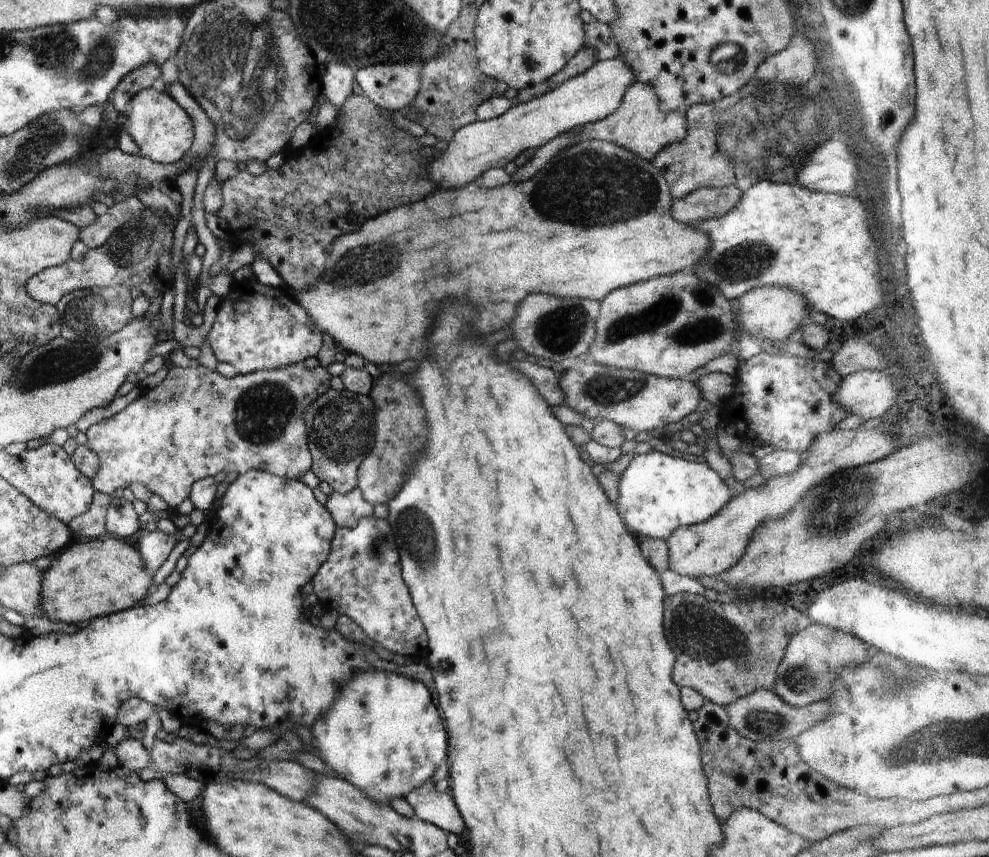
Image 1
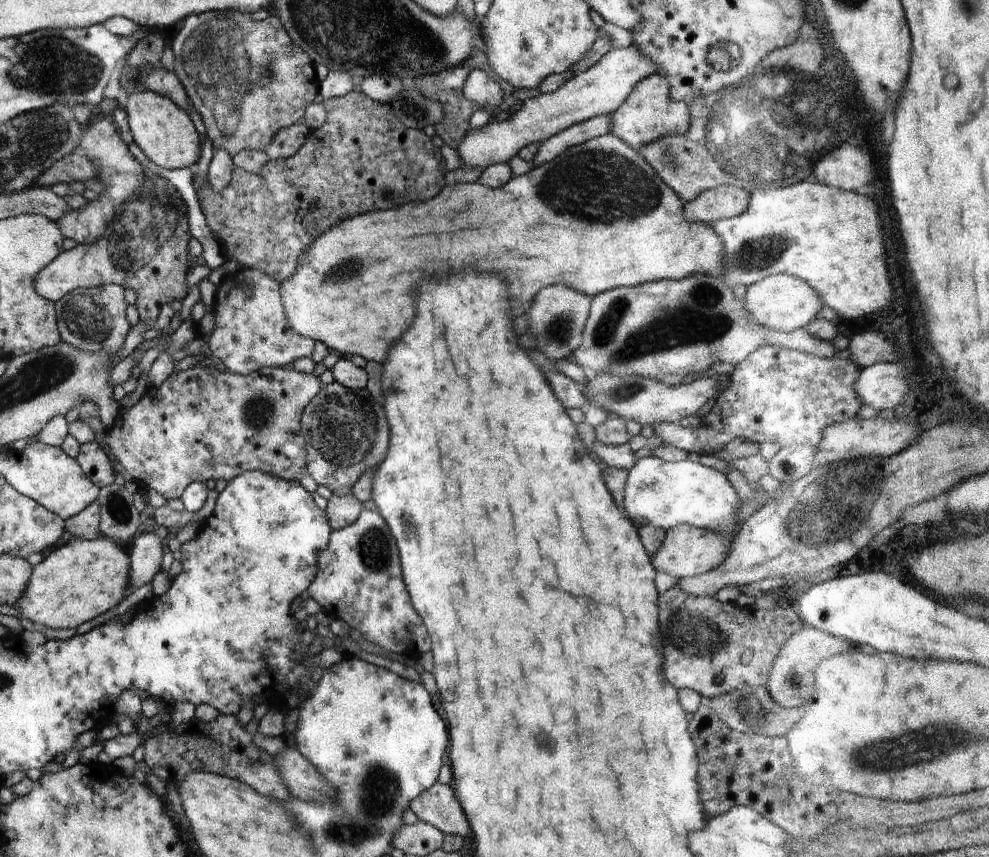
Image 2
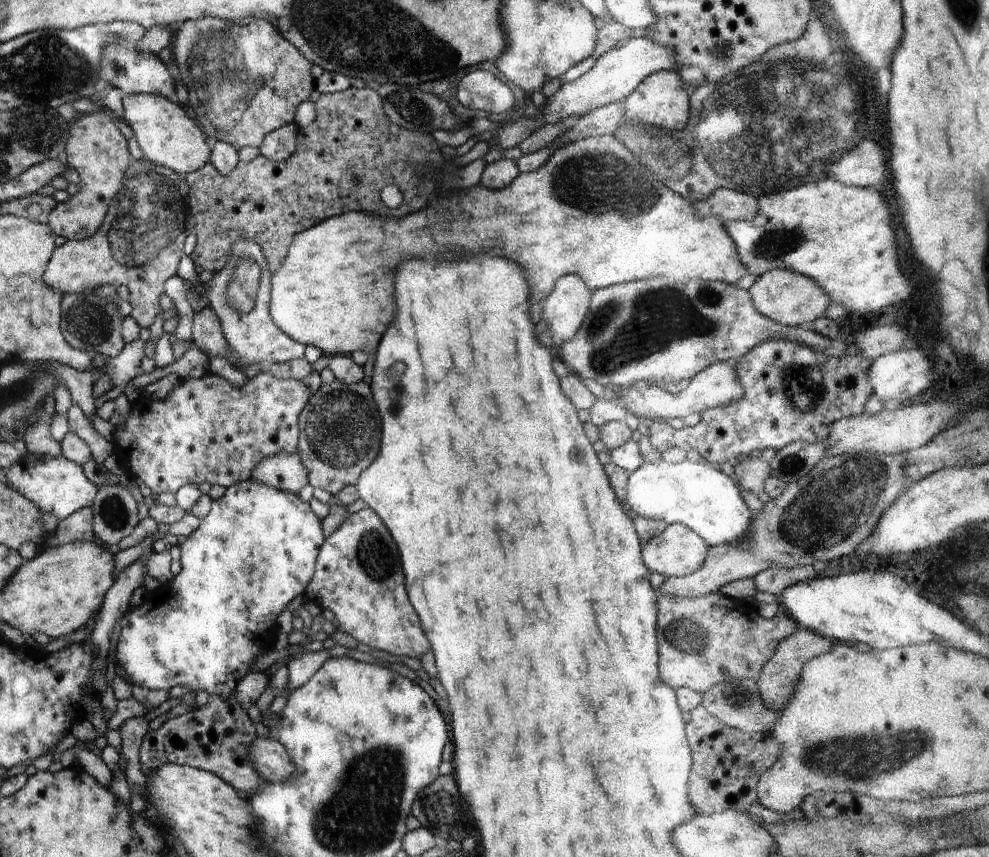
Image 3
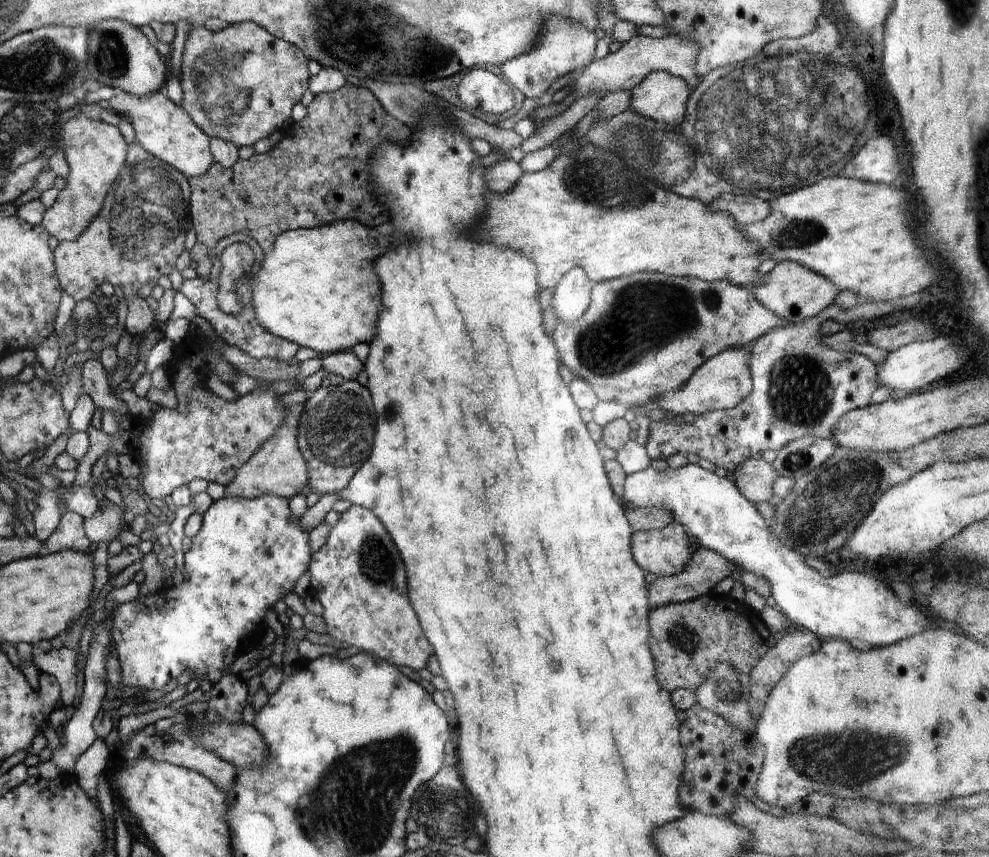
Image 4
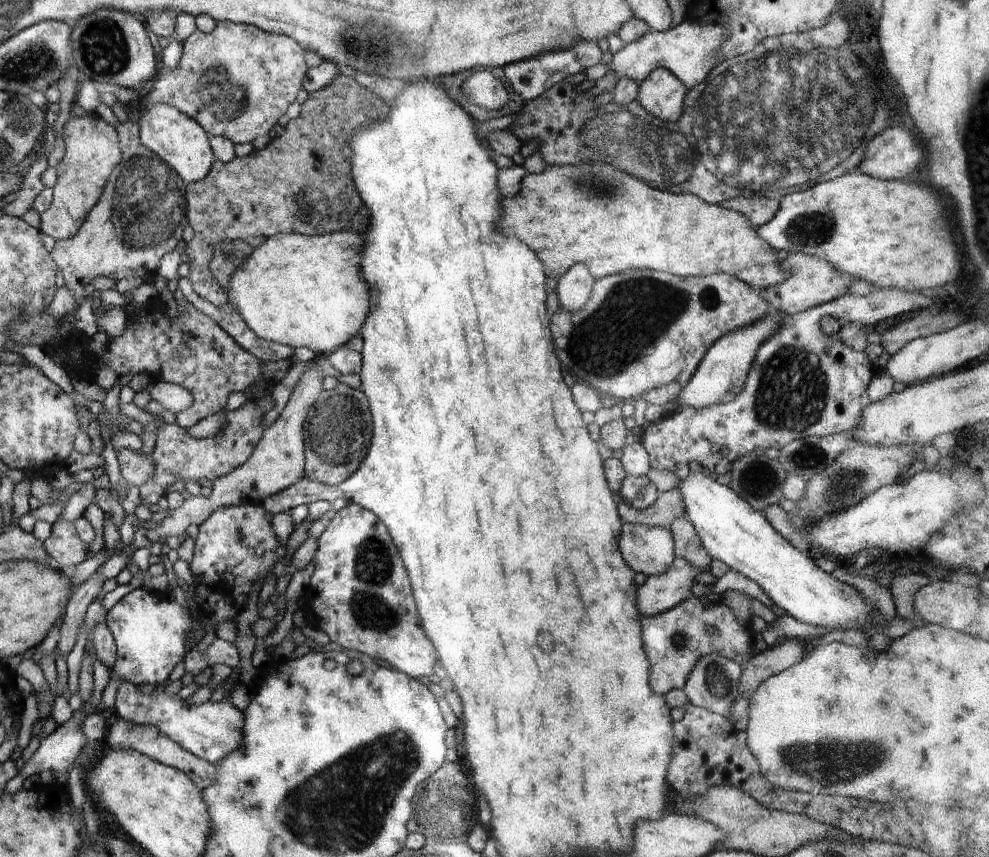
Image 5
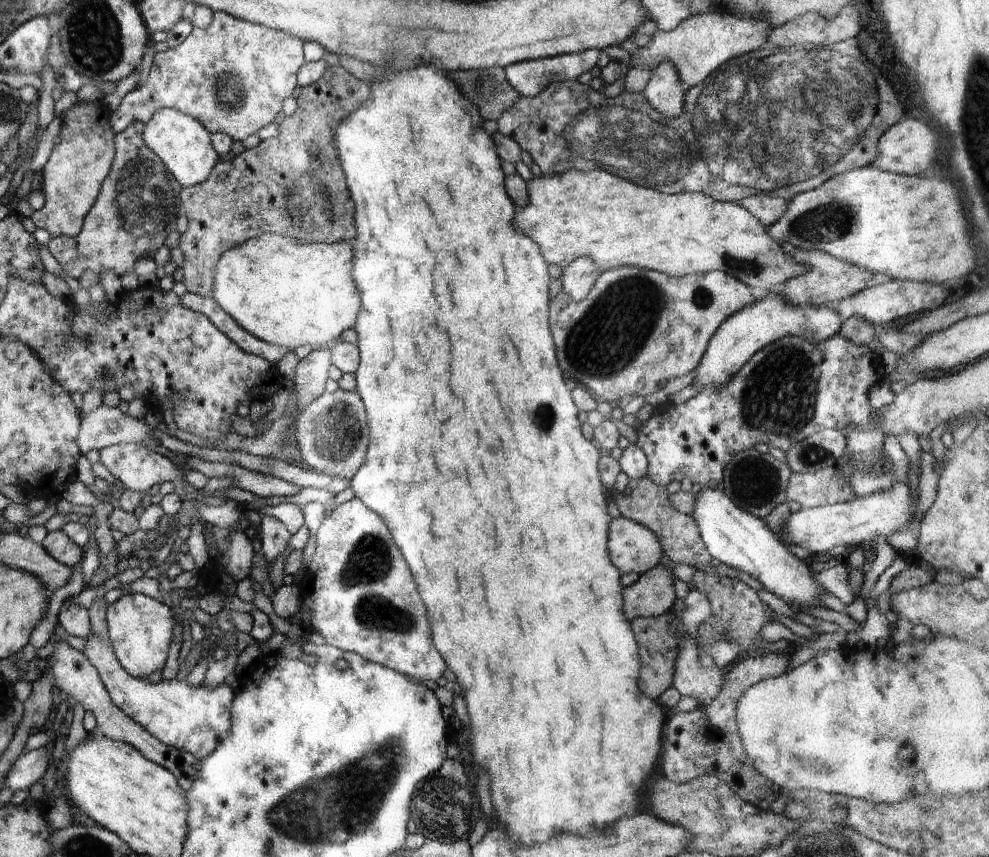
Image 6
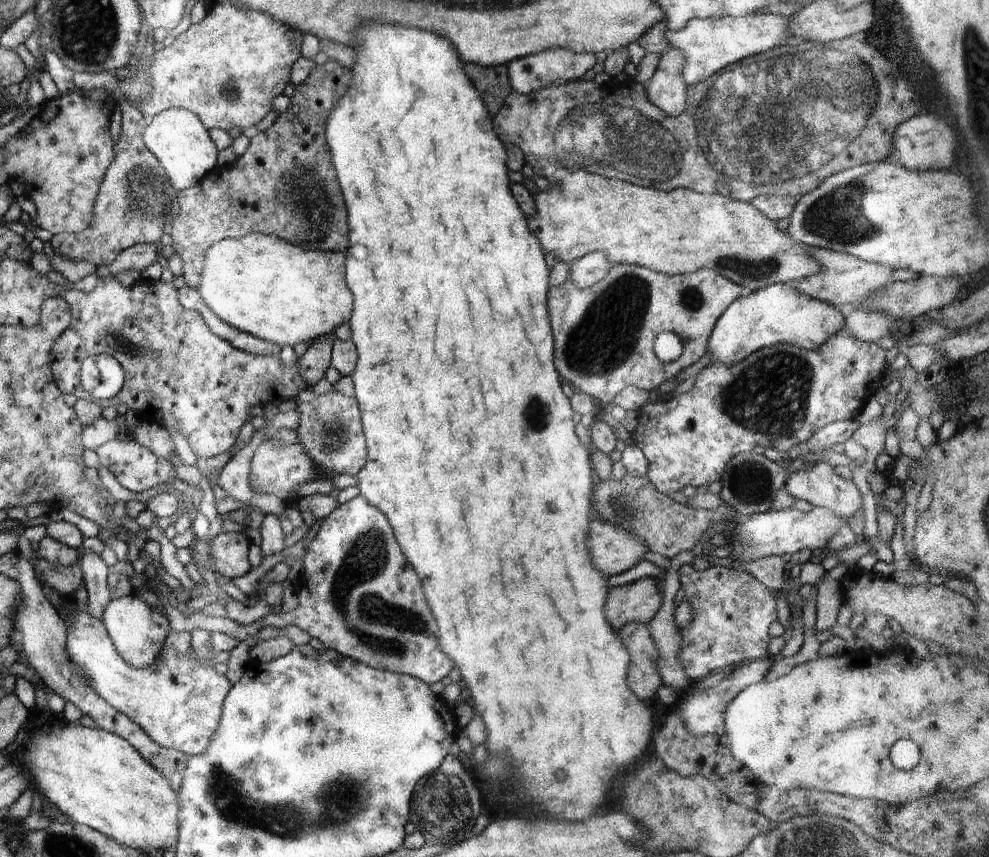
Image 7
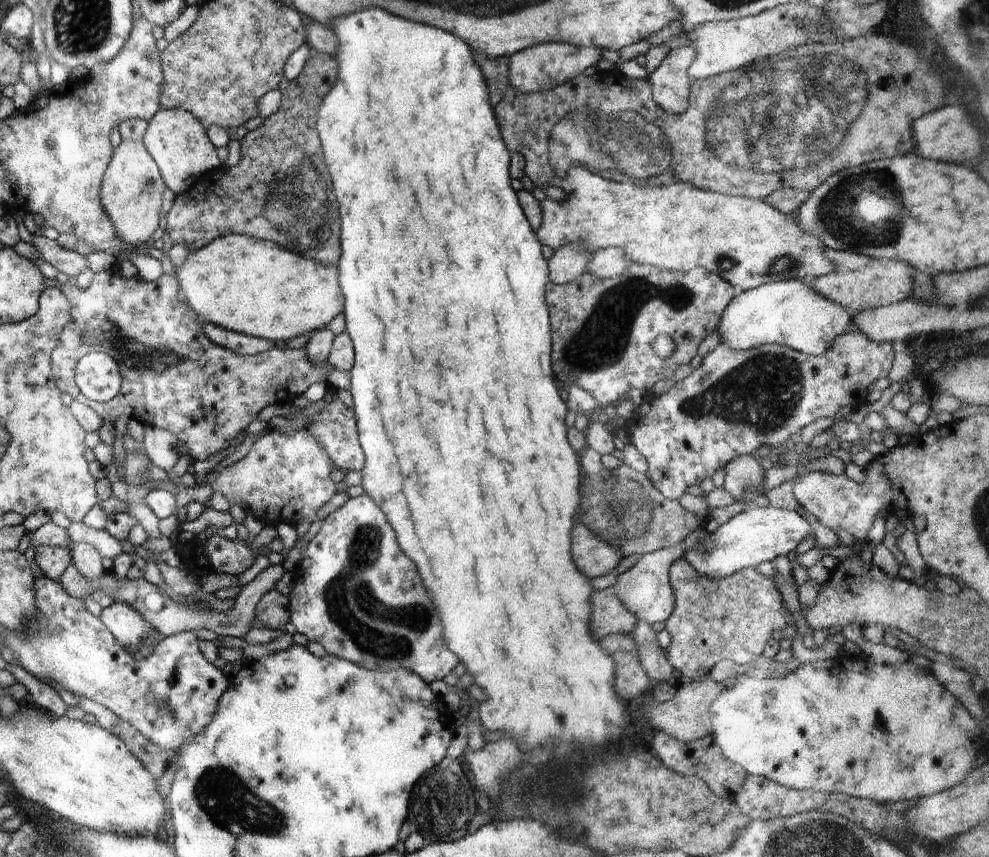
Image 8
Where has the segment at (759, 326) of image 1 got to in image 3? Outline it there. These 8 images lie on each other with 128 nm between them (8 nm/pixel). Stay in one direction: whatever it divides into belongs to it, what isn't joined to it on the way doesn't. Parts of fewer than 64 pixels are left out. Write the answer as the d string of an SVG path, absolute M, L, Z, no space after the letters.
M775 268L761 274L748 291L755 309L782 326L801 326L812 329L813 322L823 316L826 308L831 304L828 294L815 280L783 268Z

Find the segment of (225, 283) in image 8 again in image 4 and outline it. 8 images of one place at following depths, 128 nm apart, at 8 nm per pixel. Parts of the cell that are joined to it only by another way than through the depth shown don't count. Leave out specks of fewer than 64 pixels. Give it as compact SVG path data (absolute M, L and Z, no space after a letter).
M338 220L318 228L298 228L279 234L252 280L252 306L258 324L282 340L316 350L319 356L350 351L356 342L372 340L380 308L380 282L372 270L372 256L376 258L384 252L386 236L354 220Z

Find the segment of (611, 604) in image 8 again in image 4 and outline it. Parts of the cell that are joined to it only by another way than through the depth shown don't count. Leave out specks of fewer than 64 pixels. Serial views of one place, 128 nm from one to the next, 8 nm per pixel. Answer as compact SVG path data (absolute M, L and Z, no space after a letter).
M700 546L693 551L690 560L686 562L684 572L677 574L676 576L659 576L651 585L649 585L648 606L650 606L650 608L658 608L666 604L685 603L700 598L700 596L710 593L712 588L724 580L724 578L728 576L732 577L732 574L735 571L740 573L744 572L744 570L740 570L736 564L728 562L726 558L722 558L720 554L716 554L716 552Z

